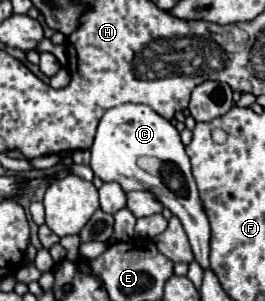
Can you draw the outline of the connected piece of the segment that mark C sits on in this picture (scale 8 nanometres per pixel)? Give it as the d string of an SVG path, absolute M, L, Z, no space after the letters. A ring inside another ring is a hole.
M124 103L112 107L98 123L90 153L90 167L94 175L100 175L102 181L114 181L124 191L150 191L164 207L168 207L172 215L180 219L190 239L194 259L202 269L208 269L210 223L202 211L202 201L198 199L198 189L190 171L190 159L180 141L180 133L168 119L158 115L150 105L142 103ZM140 157L150 157L150 171L138 165Z

